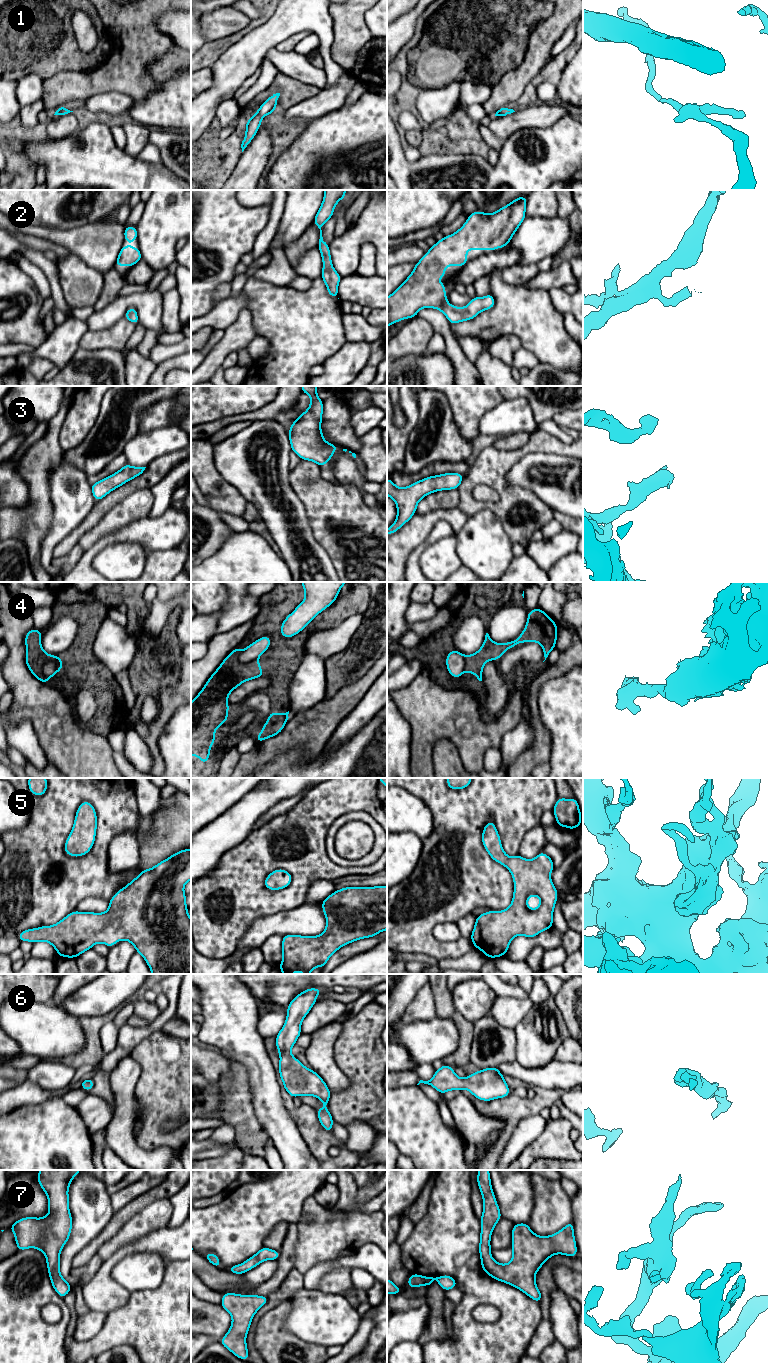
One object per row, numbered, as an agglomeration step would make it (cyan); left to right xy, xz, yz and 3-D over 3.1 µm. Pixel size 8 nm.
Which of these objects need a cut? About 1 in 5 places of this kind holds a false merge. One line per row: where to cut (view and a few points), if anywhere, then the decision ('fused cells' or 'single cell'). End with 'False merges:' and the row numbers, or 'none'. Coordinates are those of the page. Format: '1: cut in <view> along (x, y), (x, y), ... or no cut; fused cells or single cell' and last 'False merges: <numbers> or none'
1: no cut; single cell
2: no cut; single cell
3: no cut; single cell
4: cut in xy along (52, 659), (44, 666), (44, 674), (47, 677); fused cells
5: no cut; single cell
6: no cut; single cell
7: no cut; single cell
False merges: 4

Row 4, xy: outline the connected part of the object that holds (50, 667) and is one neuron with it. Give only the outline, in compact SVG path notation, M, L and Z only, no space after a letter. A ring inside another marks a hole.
M49 661L44 666L44 674L47 677L53 677L56 673L57 664L55 661Z

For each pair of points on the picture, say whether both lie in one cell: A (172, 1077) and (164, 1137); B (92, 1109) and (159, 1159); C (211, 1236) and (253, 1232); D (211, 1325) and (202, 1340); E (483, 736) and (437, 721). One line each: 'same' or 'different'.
A: same
B: different
C: same
D: different
E: same

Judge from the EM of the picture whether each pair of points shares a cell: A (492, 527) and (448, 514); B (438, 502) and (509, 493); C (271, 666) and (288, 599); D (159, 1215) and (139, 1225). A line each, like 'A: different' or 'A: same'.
A: different
B: different
C: same
D: same

